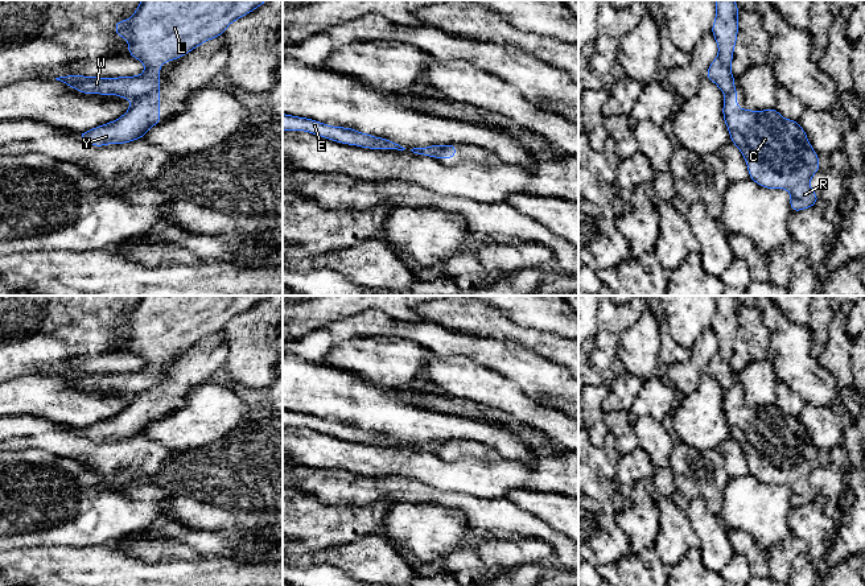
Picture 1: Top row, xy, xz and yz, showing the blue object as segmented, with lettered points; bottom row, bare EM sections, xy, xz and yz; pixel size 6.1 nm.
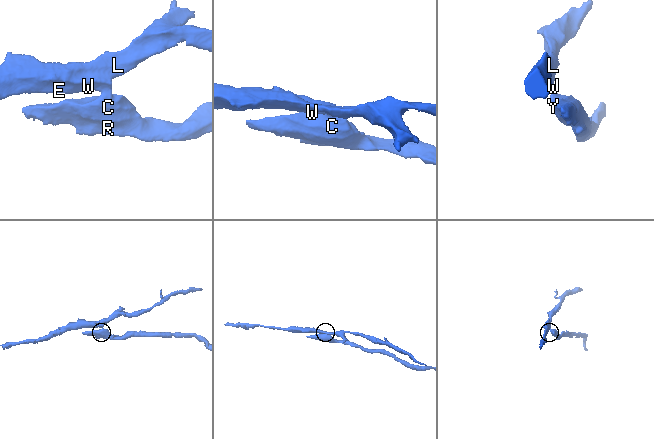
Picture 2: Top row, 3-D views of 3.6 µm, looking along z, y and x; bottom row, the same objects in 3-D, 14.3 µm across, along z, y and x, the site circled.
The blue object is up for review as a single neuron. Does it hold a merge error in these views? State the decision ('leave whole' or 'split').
split

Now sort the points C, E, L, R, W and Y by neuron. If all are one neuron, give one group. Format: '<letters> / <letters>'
C R Y / E L W

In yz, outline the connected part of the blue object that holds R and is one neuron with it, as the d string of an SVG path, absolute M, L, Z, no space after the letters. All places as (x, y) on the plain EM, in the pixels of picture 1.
M736 384L725 389L722 409L732 438L746 455L749 474L762 483L787 484L792 507L817 498L810 475L819 467L819 453L799 417L782 413L775 404L740 405Z

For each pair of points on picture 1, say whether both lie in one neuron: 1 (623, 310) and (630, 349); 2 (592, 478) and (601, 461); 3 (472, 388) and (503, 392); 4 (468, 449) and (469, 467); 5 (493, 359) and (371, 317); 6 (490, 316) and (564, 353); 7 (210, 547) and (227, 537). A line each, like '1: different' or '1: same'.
1: different
2: different
3: same
4: different
5: same
6: same
7: same

